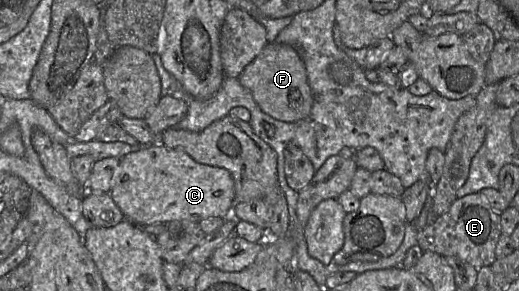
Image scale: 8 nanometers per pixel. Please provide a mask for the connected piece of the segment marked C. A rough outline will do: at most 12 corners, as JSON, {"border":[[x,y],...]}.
{"border":[[159,143],[120,159],[109,194],[140,227],[226,219],[227,170]]}

